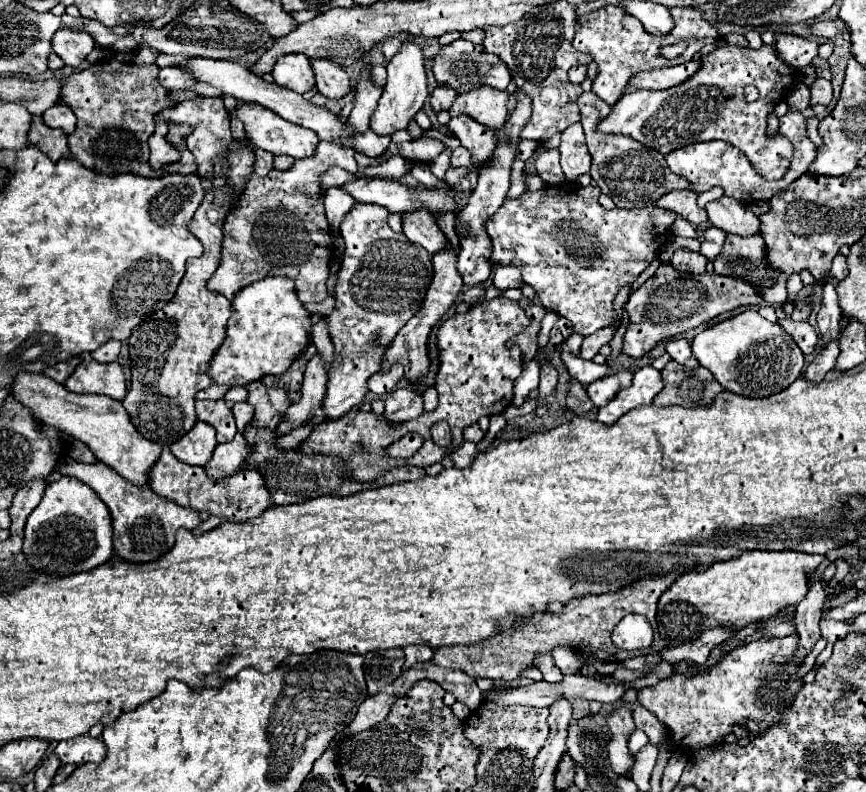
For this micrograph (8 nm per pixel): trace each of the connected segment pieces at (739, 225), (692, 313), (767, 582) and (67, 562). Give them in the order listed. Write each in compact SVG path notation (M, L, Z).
M723 195L717 201L707 203L709 223L735 235L753 235L759 229L759 221L749 205L741 201L733 201L731 197Z
M661 263L657 273L649 277L637 291L633 291L625 305L625 311L629 315L629 327L623 339L623 353L633 359L639 359L663 339L687 333L707 323L709 319L733 311L737 307L763 303L759 287L741 277L711 273L709 279L705 279L705 275L709 273L699 275L699 279L683 279L683 273L673 269L671 263Z
M749 551L741 557L713 563L705 571L683 573L659 597L659 633L669 645L681 645L715 627L743 629L749 623L771 617L805 599L809 591L809 573L813 573L823 559L821 555L801 551Z
M73 477L49 483L41 503L27 517L23 553L33 569L51 577L69 577L107 563L113 557L109 509L93 489Z

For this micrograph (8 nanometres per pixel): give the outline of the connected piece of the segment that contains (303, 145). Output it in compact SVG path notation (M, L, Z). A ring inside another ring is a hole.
M239 103L237 109L229 113L229 117L235 117L235 119L243 121L247 139L253 143L253 147L265 149L265 151L269 151L273 155L289 155L293 159L305 159L305 157L311 157L315 153L317 143L319 143L317 133L313 133L313 131L309 131L309 129L305 129L301 125L285 121L277 113L265 109L265 107L257 105L257 103Z

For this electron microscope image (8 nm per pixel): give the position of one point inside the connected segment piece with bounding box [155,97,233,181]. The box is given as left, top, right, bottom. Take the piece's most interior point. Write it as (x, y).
(210, 135)

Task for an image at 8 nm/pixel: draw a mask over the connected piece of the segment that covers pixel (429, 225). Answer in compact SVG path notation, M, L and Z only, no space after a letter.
M419 207L409 213L401 213L401 217L403 217L403 233L409 241L425 247L431 255L437 253L441 245L445 245L447 241L445 235L441 233L435 219L425 207Z

